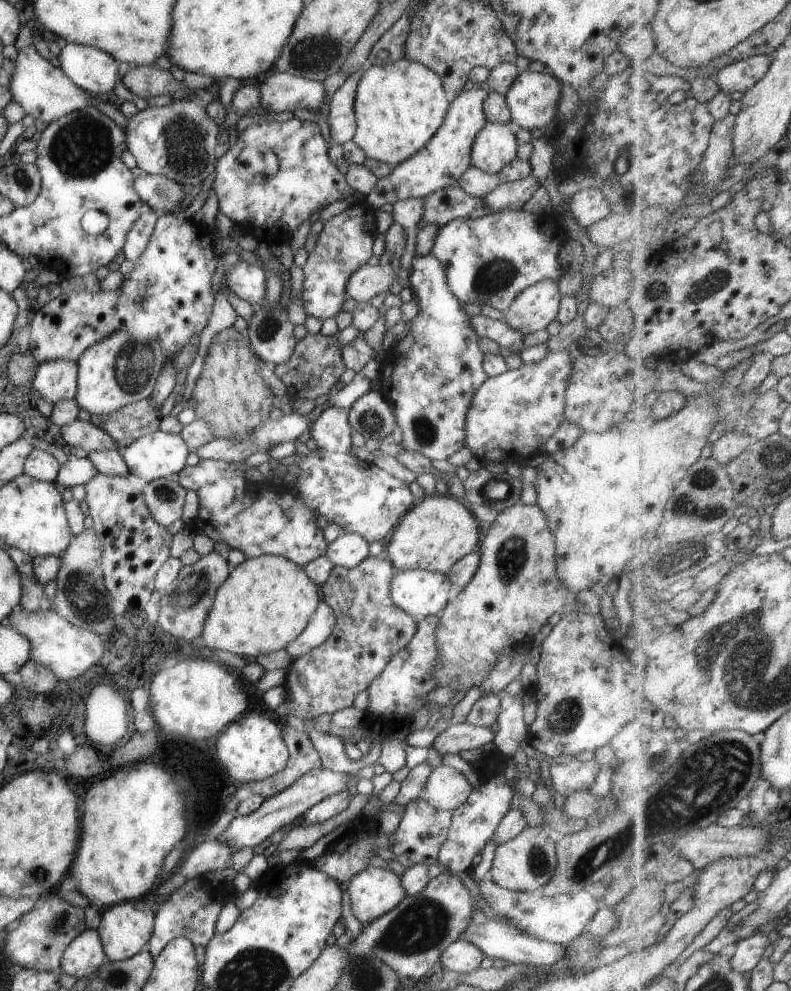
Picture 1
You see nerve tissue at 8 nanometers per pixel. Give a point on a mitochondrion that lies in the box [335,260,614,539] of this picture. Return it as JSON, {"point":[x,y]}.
{"point":[495,490]}

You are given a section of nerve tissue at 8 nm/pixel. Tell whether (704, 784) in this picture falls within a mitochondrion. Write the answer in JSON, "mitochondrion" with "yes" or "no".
{"mitochondrion":"yes"}

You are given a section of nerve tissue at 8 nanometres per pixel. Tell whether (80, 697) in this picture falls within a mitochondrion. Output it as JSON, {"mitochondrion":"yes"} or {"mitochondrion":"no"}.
{"mitochondrion":"no"}

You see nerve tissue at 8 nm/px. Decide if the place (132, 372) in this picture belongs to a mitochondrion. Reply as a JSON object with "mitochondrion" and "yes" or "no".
{"mitochondrion":"yes"}

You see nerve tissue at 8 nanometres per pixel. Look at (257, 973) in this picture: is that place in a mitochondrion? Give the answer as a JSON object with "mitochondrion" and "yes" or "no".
{"mitochondrion":"yes"}

